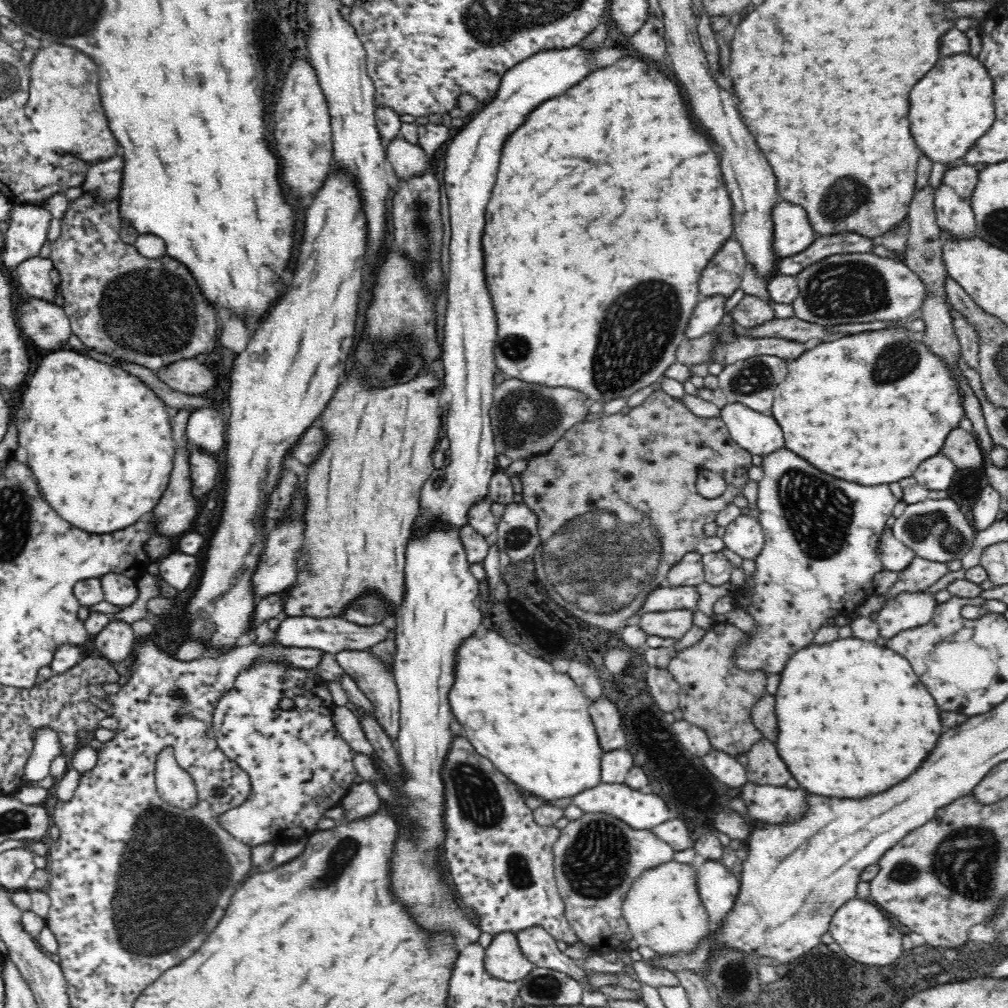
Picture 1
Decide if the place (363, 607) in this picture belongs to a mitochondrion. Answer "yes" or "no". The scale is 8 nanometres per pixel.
yes

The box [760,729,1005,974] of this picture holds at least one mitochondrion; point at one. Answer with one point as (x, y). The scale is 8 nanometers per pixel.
(964, 862)

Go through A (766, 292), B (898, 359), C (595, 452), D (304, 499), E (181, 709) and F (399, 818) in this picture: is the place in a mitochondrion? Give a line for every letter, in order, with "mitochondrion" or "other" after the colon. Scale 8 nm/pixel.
A: other
B: mitochondrion
C: other
D: other
E: mitochondrion
F: other

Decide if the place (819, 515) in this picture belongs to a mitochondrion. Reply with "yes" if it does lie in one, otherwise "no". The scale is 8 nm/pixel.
yes

